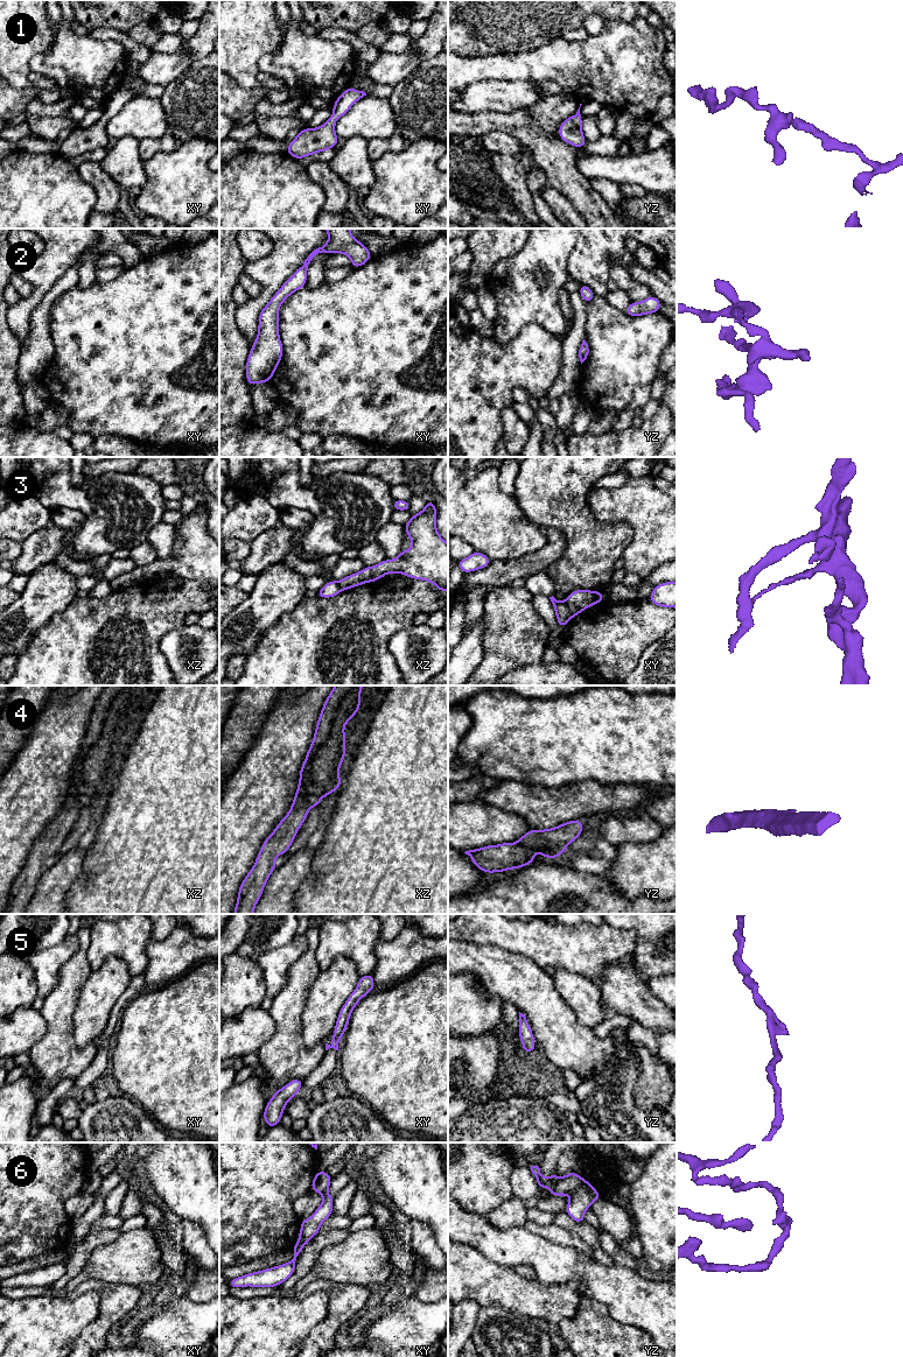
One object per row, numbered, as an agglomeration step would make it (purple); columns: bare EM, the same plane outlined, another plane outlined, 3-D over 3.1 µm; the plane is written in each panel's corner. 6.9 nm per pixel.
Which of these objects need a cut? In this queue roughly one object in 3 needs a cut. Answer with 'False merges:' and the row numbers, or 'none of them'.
False merges: 3, 4, 6

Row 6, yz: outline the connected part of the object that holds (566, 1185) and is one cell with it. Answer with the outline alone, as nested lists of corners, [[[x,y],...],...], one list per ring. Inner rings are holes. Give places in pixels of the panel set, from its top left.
[[[531,1166],[531,1172],[534,1175],[539,1189],[548,1187],[551,1190],[551,1196],[572,1195],[573,1191],[581,1184],[582,1177],[569,1172],[562,1177],[558,1177],[555,1172],[550,1177],[544,1177],[540,1174],[540,1168],[538,1166]]]

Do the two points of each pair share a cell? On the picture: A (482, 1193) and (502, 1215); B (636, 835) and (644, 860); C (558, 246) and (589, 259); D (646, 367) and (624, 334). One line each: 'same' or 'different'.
A: different
B: different
C: different
D: same

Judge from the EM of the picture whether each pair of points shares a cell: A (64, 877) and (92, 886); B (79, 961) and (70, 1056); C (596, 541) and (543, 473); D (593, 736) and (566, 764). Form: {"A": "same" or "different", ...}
{"A": "different", "B": "same", "C": "same", "D": "same"}

